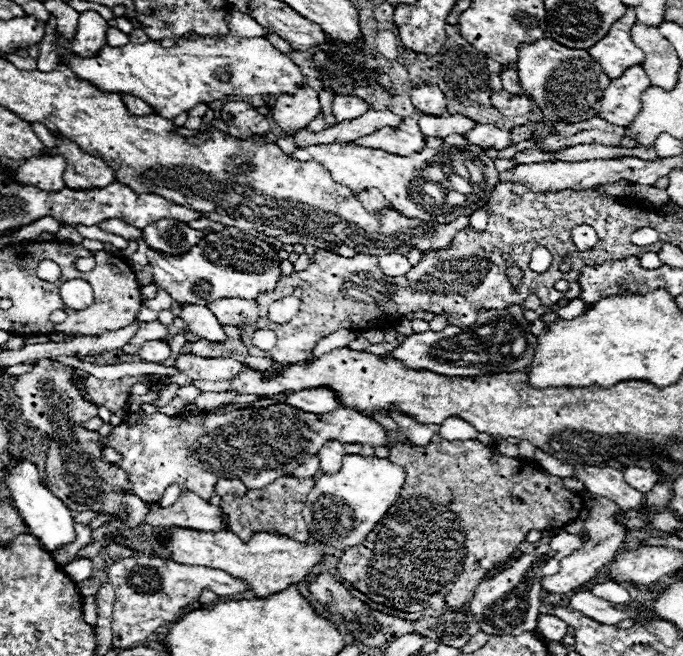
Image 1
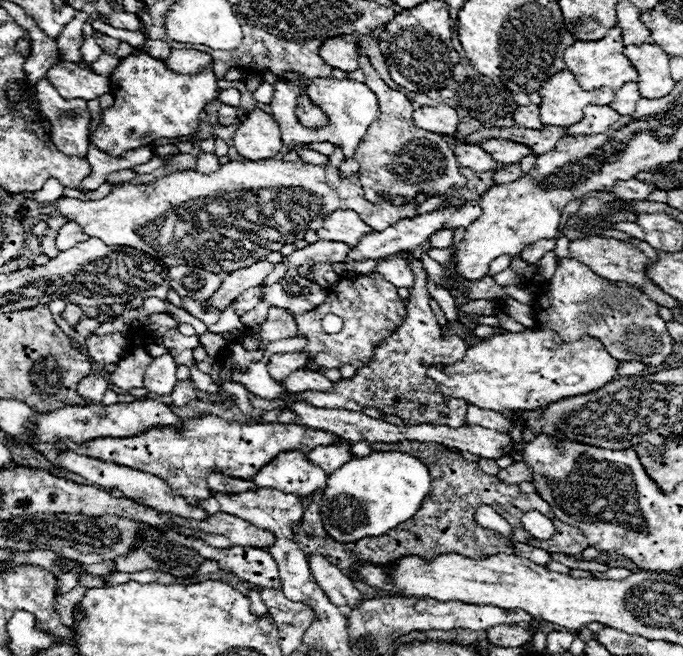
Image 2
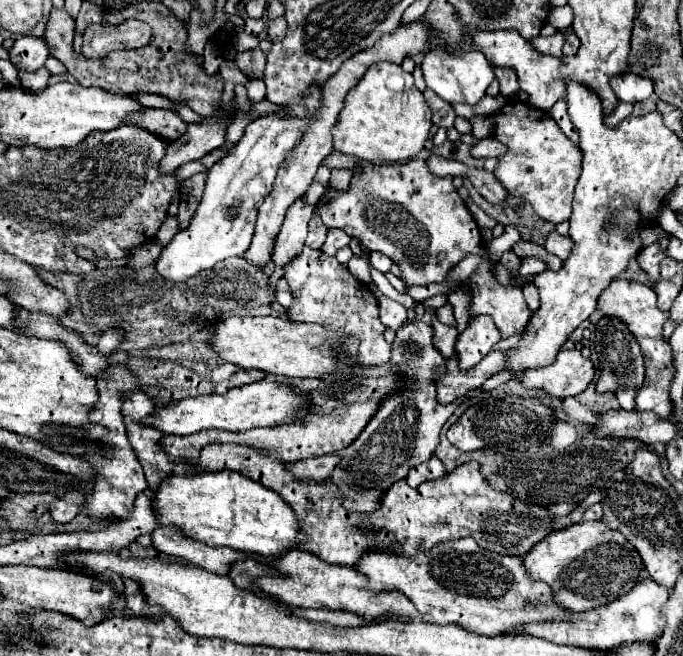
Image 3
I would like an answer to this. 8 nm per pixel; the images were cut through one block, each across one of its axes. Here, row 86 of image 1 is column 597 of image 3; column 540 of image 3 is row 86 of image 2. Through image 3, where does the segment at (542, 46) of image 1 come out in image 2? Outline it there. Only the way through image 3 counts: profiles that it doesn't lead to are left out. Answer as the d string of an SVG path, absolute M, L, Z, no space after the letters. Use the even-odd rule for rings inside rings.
M562 70L538 88L542 96L540 116L544 126L570 126L582 120L582 110L586 104L610 104L614 100L614 90L598 88L598 90L582 90L570 70Z

